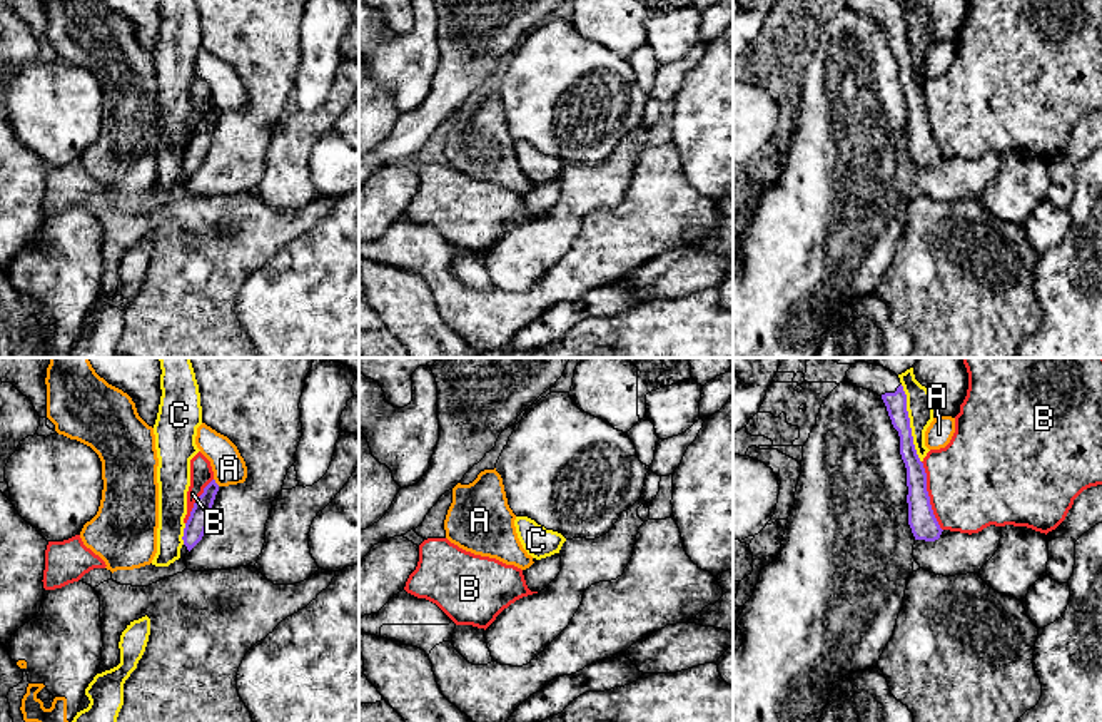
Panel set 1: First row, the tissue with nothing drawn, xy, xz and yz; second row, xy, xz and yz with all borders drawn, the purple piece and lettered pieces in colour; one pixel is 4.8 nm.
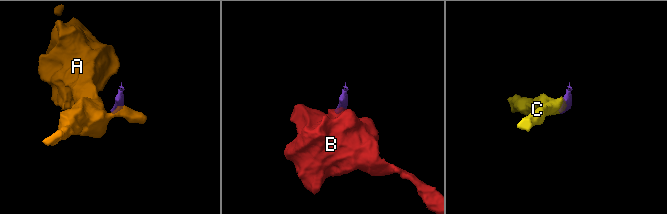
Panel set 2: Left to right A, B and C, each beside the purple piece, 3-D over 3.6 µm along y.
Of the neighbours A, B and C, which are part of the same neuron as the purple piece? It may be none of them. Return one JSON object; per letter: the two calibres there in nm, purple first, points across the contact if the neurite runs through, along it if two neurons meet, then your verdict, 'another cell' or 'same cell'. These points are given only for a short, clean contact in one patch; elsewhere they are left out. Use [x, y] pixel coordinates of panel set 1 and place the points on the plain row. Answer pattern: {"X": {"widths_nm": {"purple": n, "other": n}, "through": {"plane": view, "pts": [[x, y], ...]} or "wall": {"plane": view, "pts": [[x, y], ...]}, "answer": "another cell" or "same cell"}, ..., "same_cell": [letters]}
{"A": {"widths_nm": {"purple": 100, "other": 160}, "wall": {"plane": "xy", "pts": [[214, 104], [219, 111]]}, "answer": "another cell"}, "B": {"widths_nm": {"purple": 130, "other": 460}, "wall": {"plane": "yz", "pts": [[920, 87], [925, 97], [929, 129], [942, 156]]}, "answer": "another cell"}, "C": {"widths_nm": {"purple": 100, "other": 130}, "answer": "another cell"}, "same_cell": []}

